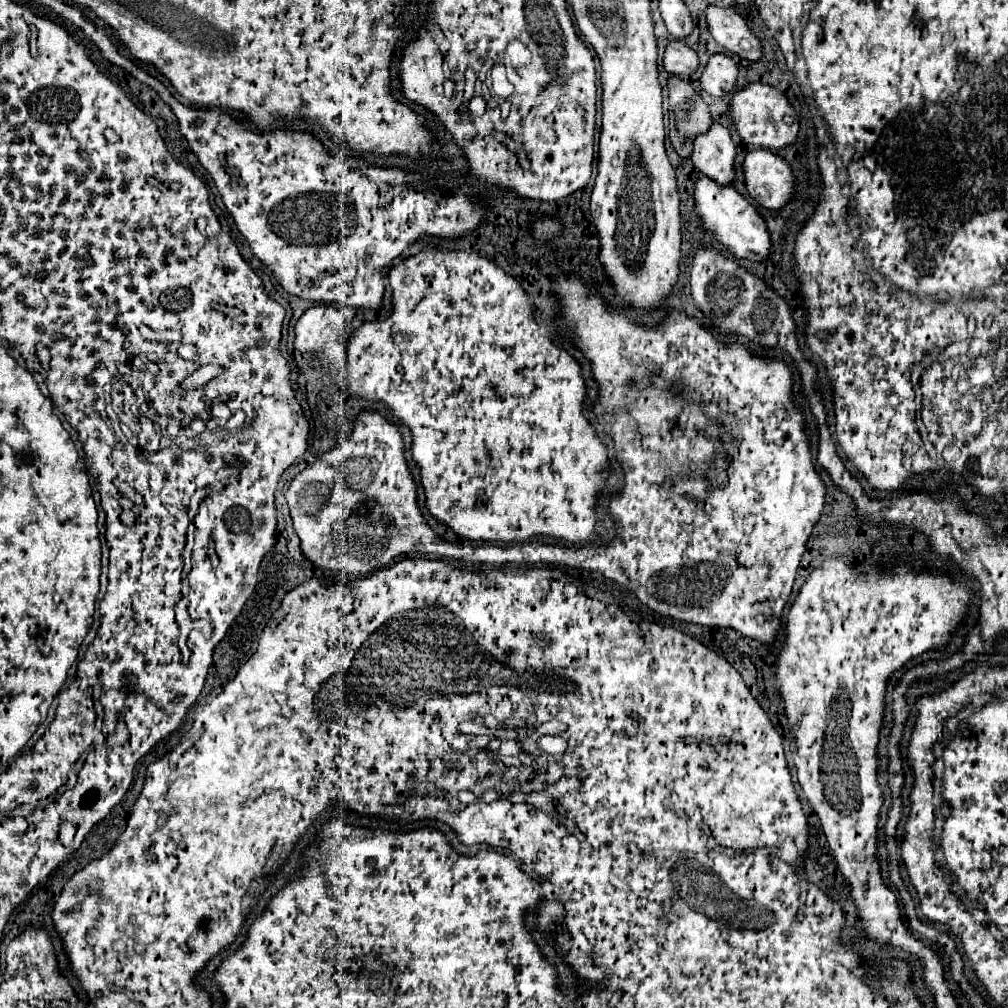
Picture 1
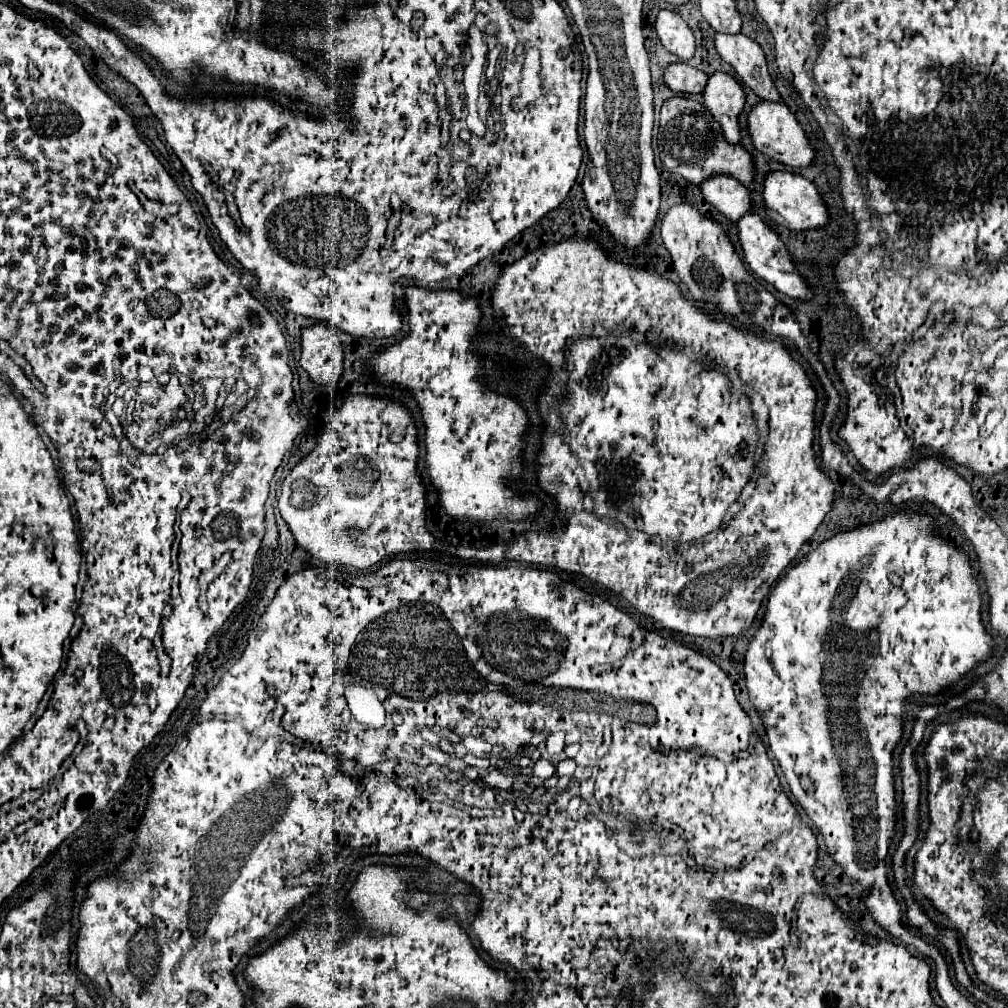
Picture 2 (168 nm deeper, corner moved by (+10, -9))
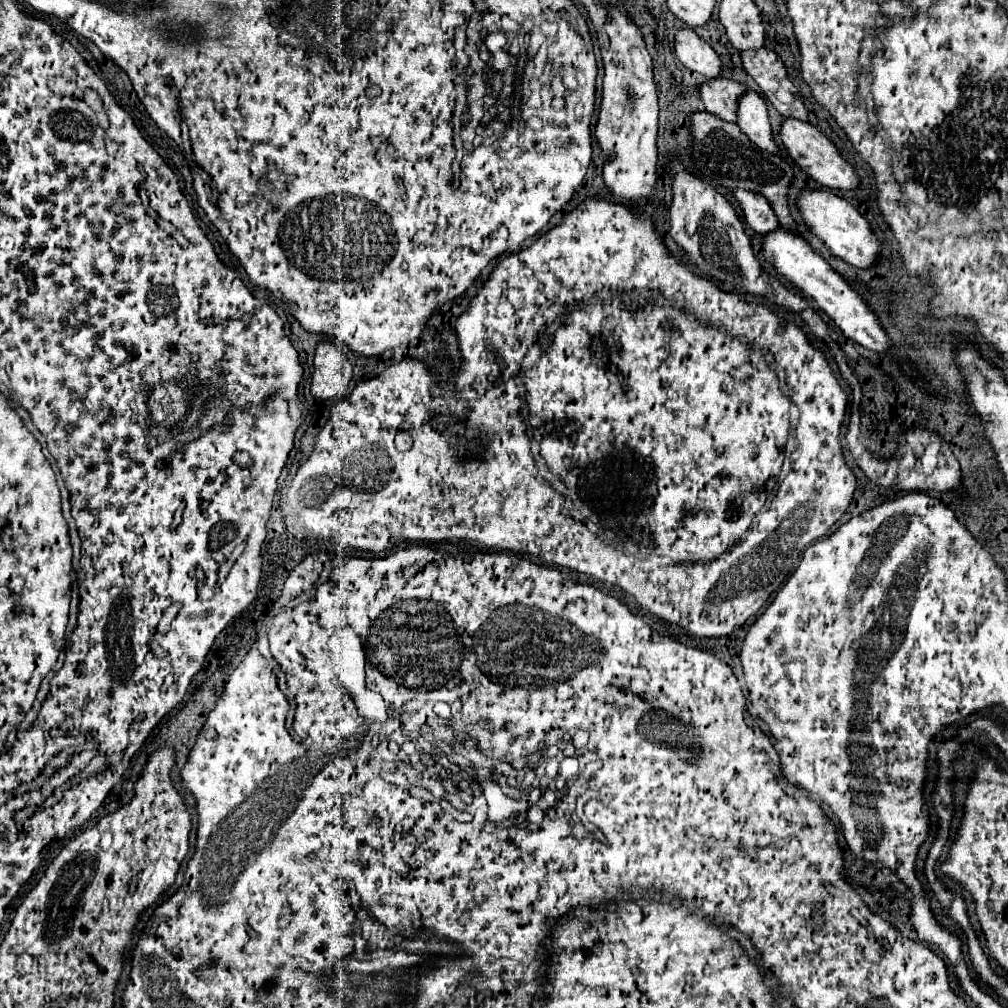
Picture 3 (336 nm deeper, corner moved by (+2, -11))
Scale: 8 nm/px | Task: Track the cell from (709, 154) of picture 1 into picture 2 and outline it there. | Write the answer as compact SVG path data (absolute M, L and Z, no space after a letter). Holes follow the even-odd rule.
M712 175L698 187L704 201L732 221L750 211L750 191L730 175Z

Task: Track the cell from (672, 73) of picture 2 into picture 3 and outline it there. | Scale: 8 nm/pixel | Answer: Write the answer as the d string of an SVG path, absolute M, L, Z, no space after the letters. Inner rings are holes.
M710 79L702 85L700 97L706 105L706 111L712 115L736 123L738 119L738 99L748 91L744 83L736 83L730 79Z

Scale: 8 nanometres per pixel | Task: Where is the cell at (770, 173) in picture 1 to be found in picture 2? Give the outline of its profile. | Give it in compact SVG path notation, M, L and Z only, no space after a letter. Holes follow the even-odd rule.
M770 171L764 177L764 189L762 189L762 201L764 201L764 211L766 215L792 231L804 231L804 229L816 229L826 225L828 221L828 213L826 213L826 205L820 199L818 189L804 179L798 173L790 173L790 171Z

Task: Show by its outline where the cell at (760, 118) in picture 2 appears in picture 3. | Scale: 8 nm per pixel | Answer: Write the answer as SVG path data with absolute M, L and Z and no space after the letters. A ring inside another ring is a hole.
M784 119L780 137L782 137L782 143L788 149L790 157L794 159L794 163L802 171L806 171L816 183L820 183L828 189L842 189L842 191L858 189L860 179L858 179L858 173L854 171L854 167L840 155L838 147L822 131L818 131L814 125L798 121L798 119Z

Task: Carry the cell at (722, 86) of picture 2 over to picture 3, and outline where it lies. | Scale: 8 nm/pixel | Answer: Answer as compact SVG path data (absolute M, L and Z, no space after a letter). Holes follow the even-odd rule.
M748 91L738 101L738 127L754 145L772 155L780 155L780 147L772 137L772 125L768 119L766 103L758 93Z

